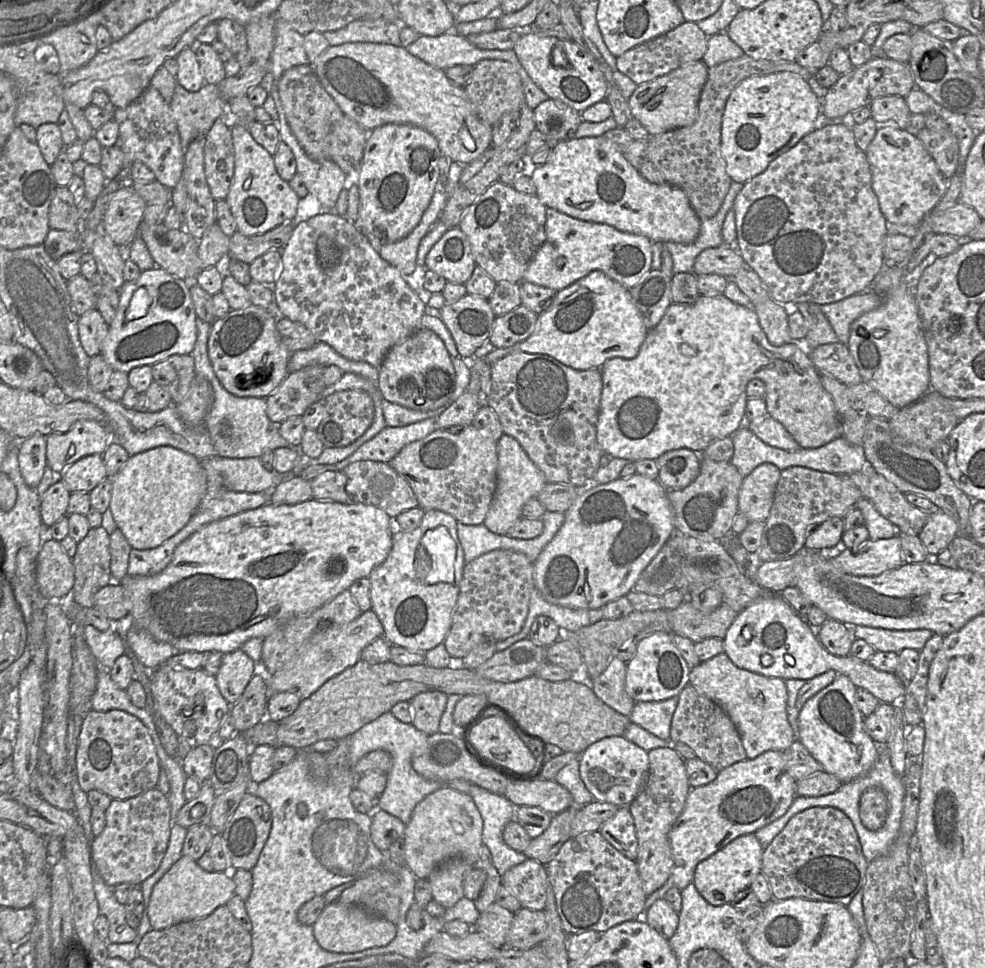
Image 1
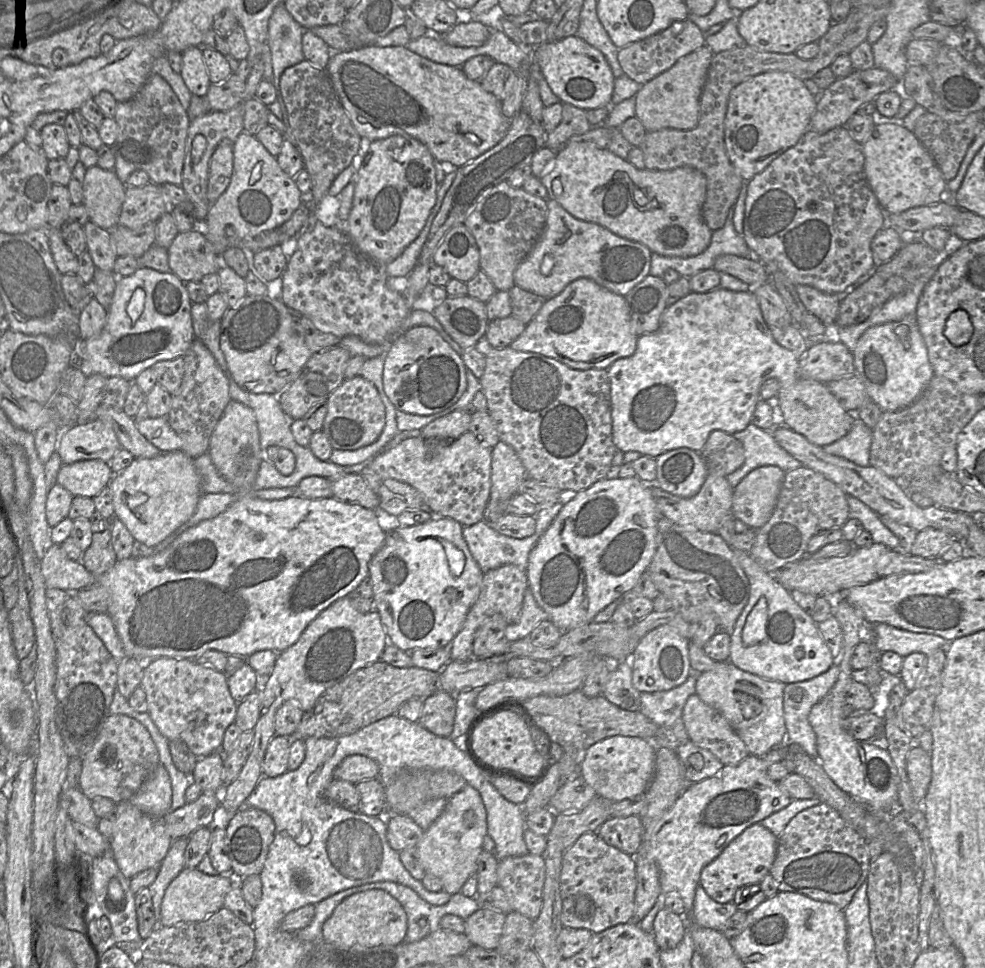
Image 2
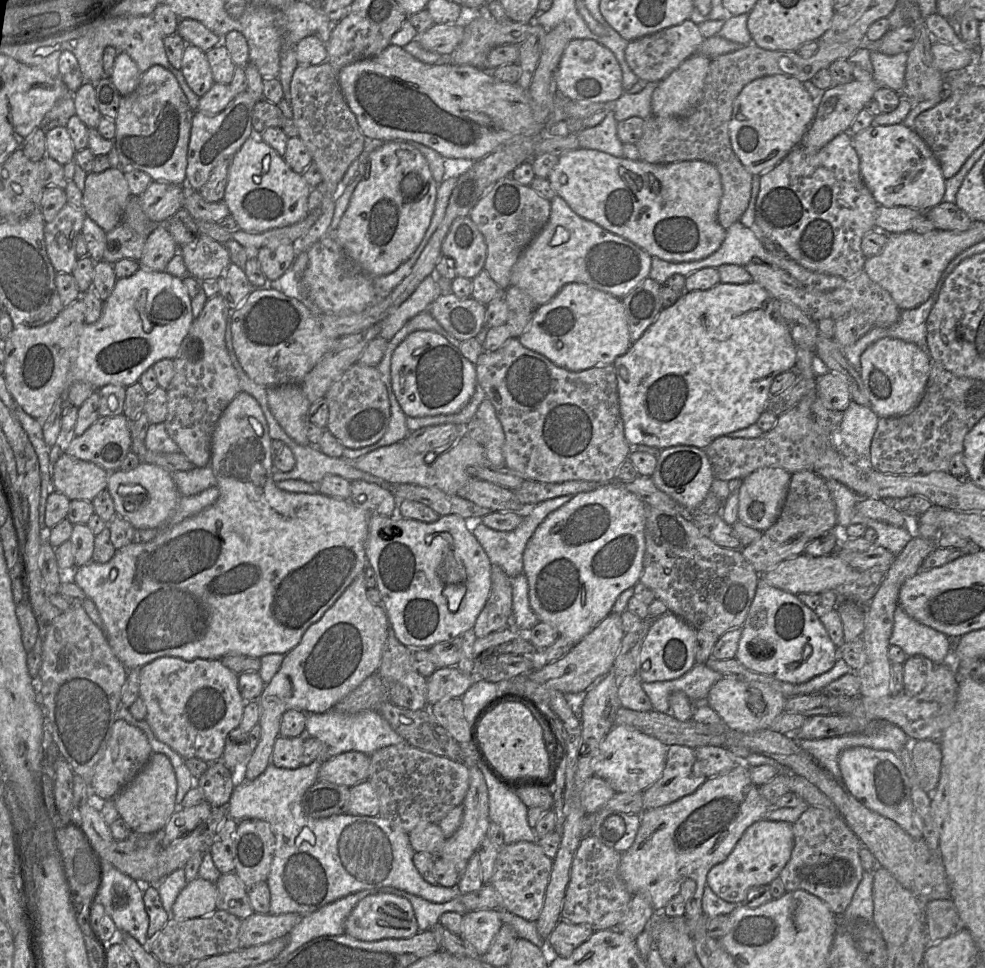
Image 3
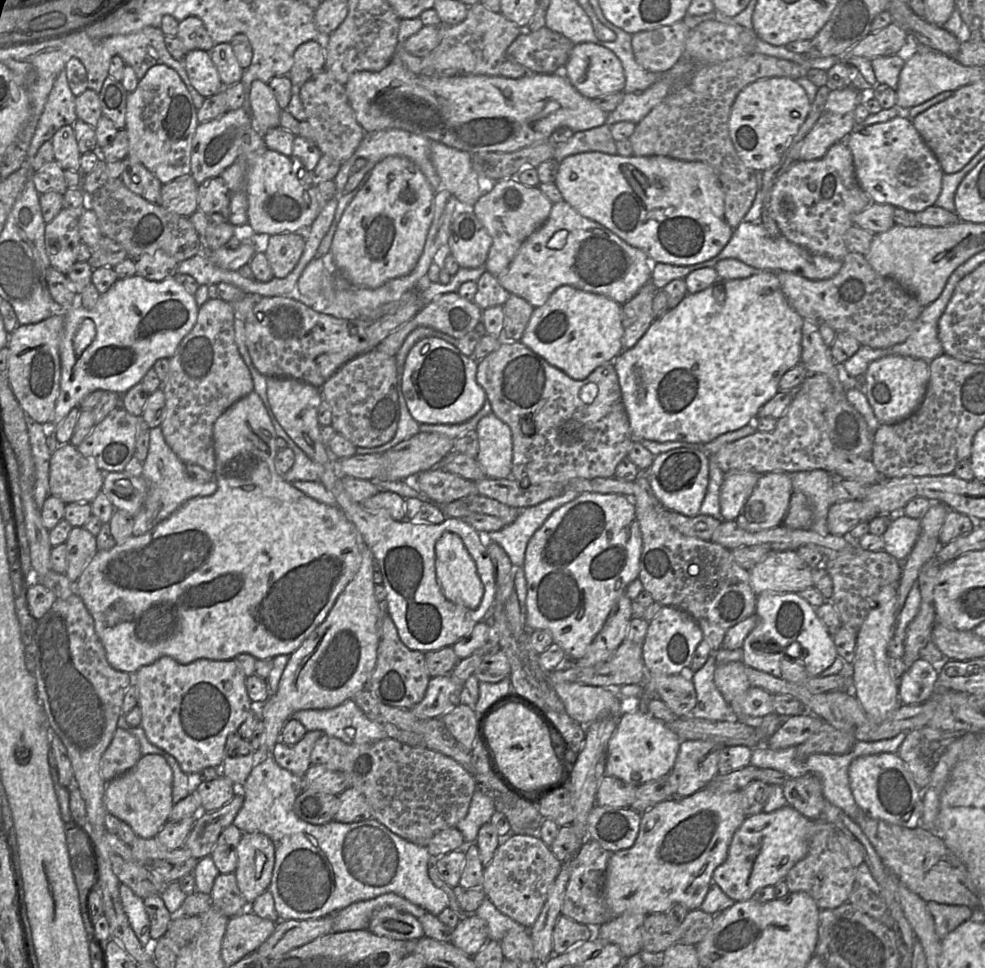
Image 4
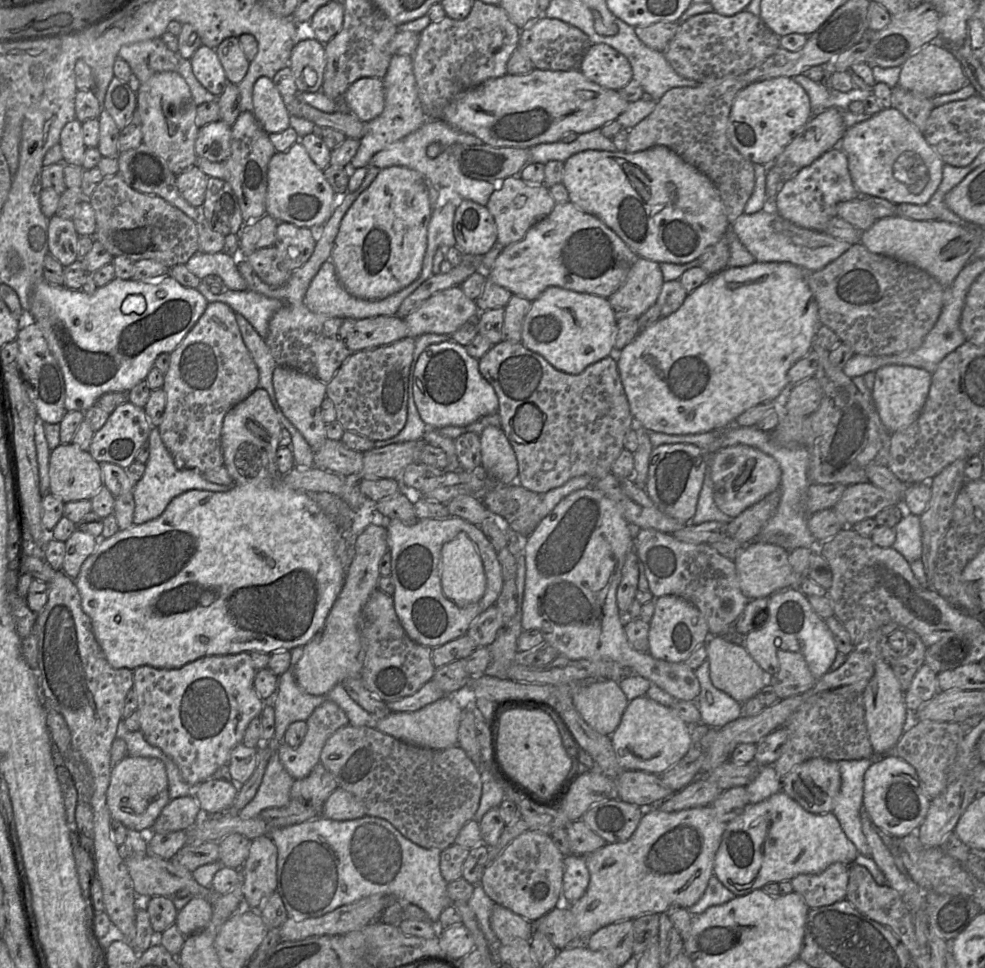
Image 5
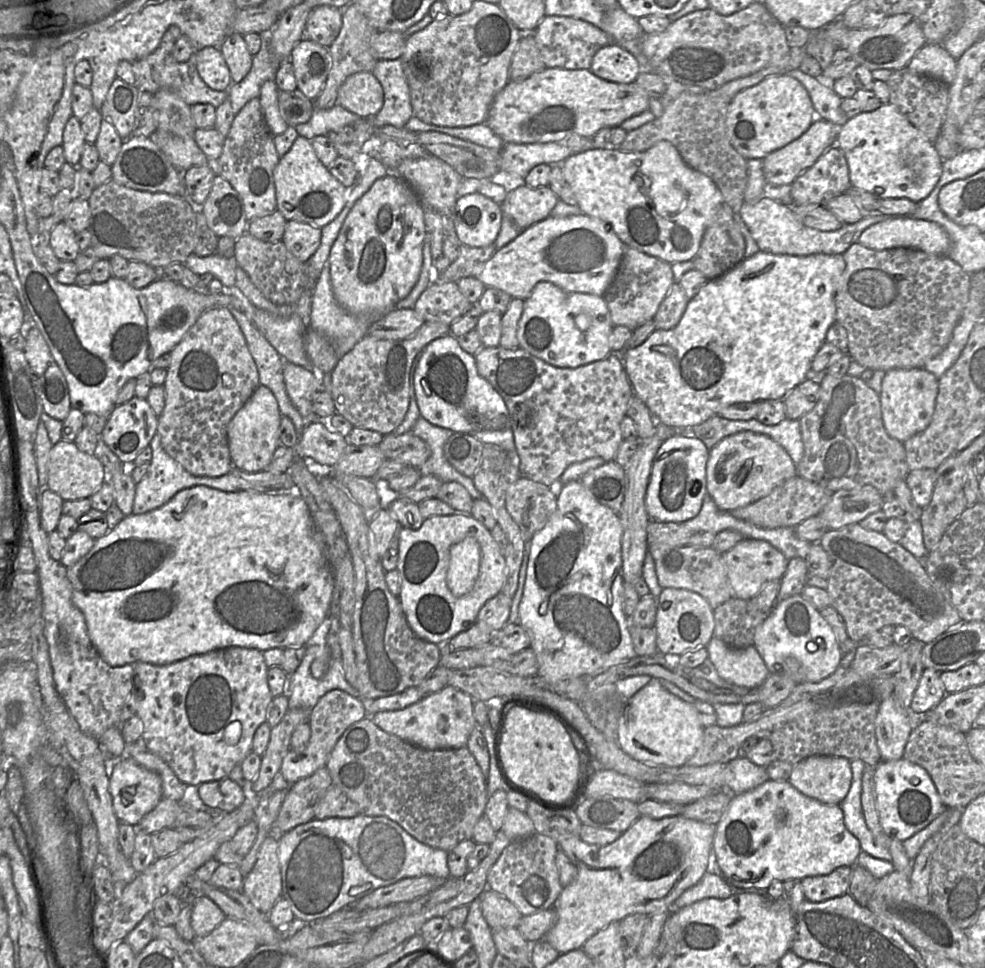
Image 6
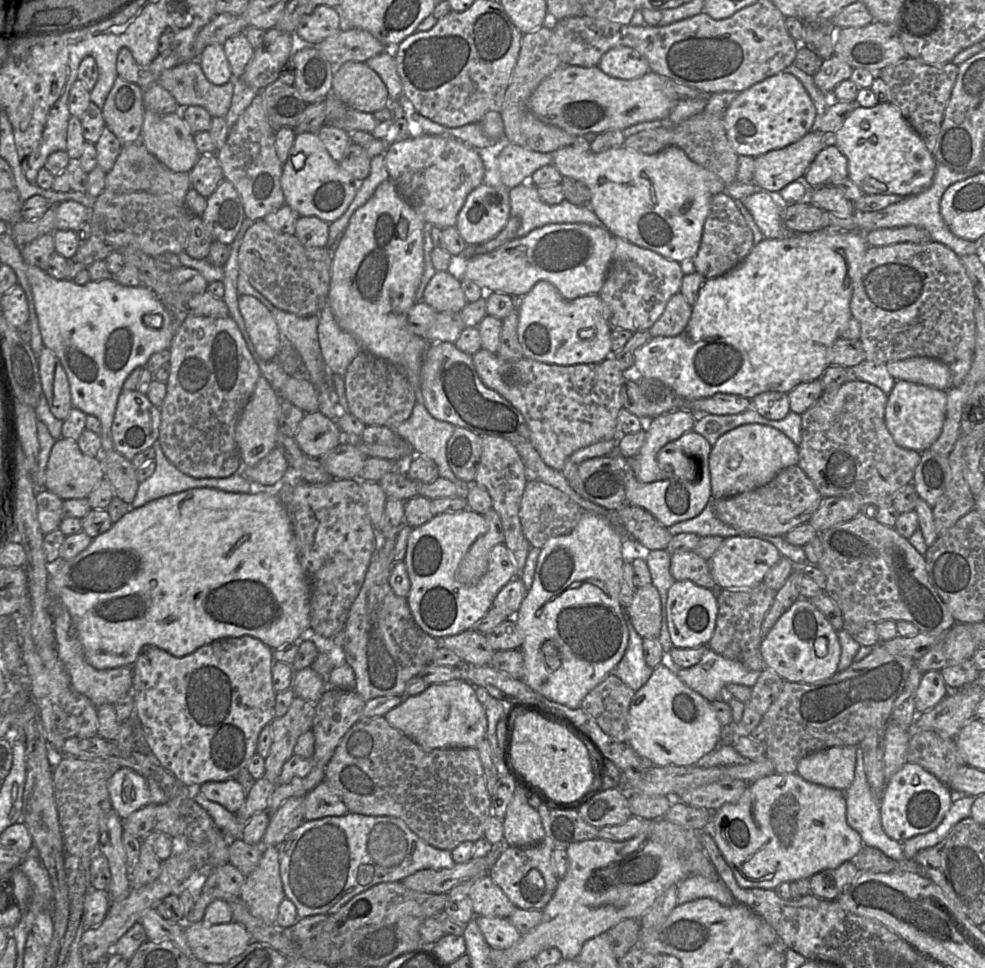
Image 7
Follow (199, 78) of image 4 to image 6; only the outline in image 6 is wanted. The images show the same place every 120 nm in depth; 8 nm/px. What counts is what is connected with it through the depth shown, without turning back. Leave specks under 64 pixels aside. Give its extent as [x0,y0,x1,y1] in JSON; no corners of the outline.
[193,46,233,91]

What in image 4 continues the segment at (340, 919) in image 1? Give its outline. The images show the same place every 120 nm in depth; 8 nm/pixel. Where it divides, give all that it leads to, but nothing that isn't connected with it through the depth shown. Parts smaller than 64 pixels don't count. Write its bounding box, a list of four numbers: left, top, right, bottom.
[368,907,425,940]

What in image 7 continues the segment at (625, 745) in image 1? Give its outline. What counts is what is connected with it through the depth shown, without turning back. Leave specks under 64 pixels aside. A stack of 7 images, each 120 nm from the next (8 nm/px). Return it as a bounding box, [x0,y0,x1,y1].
[627,668,722,766]

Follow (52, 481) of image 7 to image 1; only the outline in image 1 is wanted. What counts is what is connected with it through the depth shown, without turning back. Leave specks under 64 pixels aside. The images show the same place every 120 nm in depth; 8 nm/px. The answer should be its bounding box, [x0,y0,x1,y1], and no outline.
[61,454,106,493]

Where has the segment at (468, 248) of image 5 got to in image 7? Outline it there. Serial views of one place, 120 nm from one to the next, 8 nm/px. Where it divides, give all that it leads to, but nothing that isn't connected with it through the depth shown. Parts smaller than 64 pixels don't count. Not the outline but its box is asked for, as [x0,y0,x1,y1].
[455,184,511,245]

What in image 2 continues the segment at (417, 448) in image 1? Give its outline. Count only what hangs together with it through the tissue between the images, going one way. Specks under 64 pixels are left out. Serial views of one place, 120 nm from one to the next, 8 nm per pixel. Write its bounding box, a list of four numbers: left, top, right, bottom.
[366,430,492,526]

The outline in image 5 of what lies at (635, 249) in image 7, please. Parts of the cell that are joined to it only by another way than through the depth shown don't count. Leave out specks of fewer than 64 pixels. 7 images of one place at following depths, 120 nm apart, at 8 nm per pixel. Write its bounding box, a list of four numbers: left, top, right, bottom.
[608,257,664,323]

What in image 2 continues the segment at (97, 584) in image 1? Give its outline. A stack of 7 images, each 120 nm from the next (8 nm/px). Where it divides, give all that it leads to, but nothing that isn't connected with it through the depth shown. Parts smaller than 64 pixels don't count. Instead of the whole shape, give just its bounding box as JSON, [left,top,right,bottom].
[81,530,116,578]

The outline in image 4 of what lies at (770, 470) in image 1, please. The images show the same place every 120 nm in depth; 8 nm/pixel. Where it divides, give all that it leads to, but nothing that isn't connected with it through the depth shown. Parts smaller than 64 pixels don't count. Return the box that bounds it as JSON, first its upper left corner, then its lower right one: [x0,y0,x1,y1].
[735,471,792,532]

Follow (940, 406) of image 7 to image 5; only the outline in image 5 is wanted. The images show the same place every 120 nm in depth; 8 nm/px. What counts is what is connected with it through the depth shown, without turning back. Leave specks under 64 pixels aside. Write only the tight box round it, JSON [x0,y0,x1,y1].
[872,365,931,433]

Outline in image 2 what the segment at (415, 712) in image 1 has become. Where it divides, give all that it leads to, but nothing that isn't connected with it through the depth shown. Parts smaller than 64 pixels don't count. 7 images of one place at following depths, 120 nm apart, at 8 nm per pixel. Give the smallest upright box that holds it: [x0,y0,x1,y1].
[417,691,455,737]

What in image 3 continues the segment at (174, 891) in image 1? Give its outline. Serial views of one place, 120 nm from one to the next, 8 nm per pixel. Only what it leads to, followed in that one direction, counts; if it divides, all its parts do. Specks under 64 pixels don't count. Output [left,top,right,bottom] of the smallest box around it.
[171,877,217,919]

